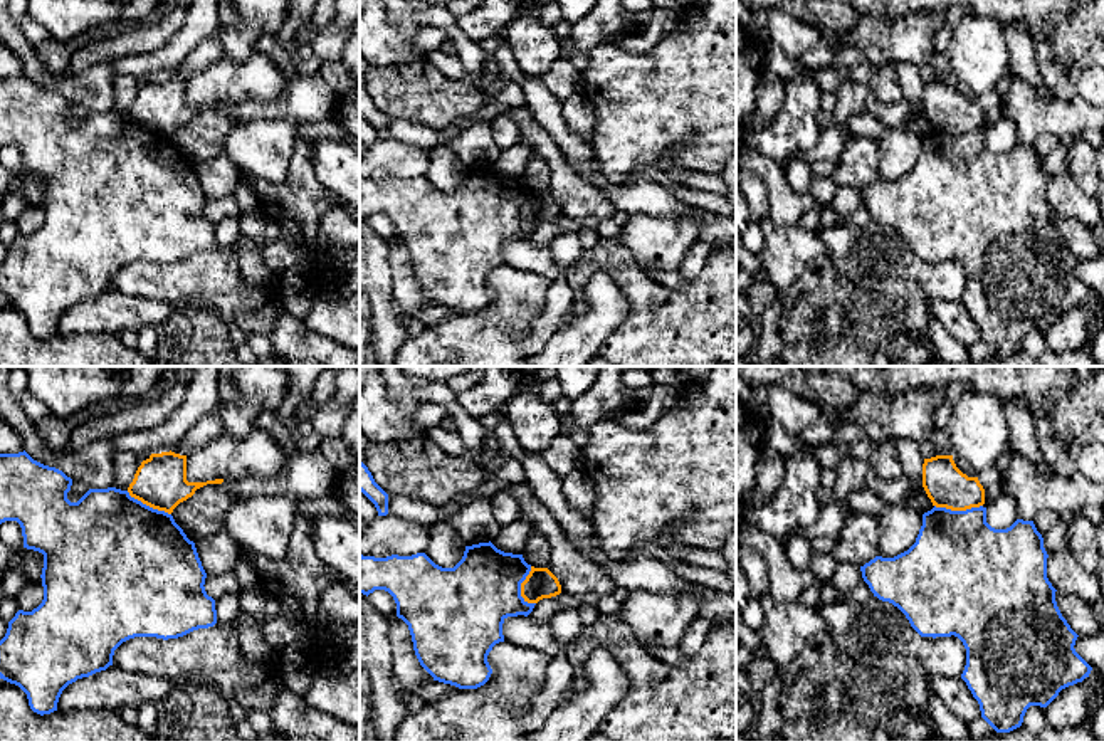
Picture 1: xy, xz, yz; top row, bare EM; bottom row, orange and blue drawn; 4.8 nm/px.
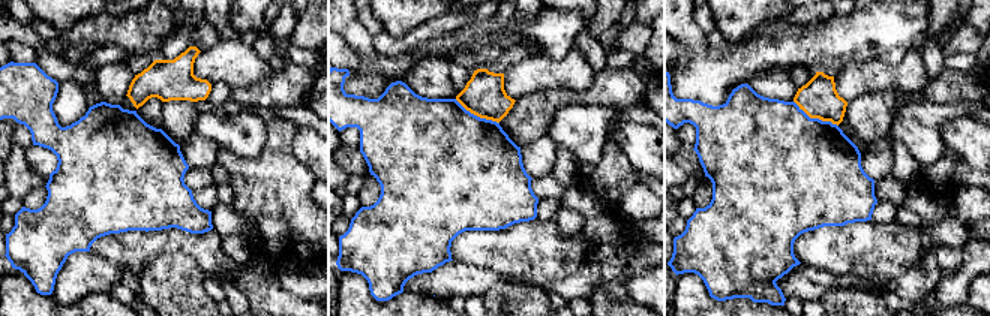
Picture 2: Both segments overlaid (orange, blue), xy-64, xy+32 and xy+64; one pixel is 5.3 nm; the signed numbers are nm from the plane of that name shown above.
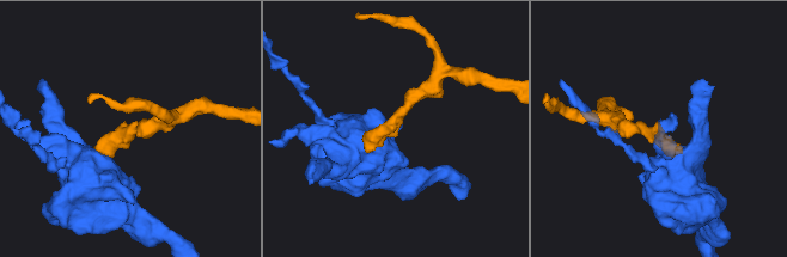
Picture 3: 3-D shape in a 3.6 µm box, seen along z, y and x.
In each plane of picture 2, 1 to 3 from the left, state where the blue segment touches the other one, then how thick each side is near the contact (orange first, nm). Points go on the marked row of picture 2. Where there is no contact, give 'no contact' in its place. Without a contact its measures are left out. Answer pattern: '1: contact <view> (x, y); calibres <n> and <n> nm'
1: no contact
2: contact xy+32 (477, 116); calibres 220 and 500 nm
3: contact xy+64 (816, 117); calibres 200 and 480 nm

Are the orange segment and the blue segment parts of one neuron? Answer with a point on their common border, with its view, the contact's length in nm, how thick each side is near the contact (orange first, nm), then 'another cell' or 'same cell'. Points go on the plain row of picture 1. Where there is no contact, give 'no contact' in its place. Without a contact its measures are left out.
yz (958, 133) | 240 nm | 200/460 nm | another cell

